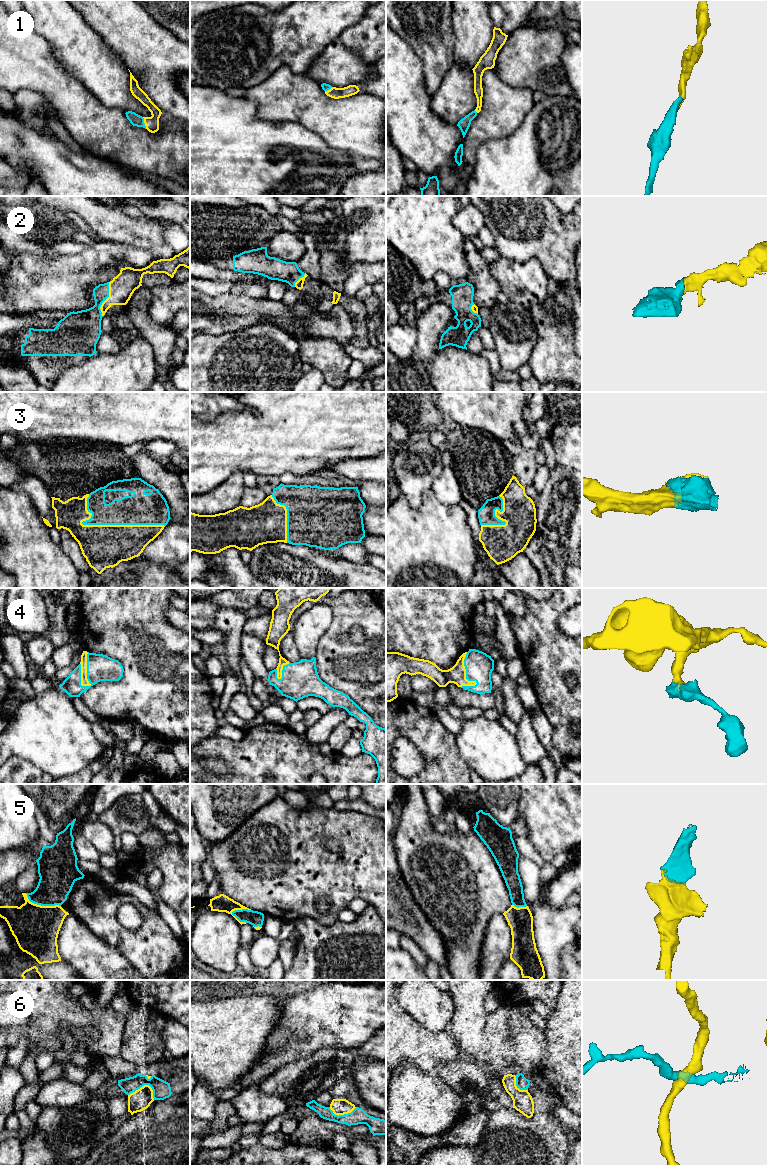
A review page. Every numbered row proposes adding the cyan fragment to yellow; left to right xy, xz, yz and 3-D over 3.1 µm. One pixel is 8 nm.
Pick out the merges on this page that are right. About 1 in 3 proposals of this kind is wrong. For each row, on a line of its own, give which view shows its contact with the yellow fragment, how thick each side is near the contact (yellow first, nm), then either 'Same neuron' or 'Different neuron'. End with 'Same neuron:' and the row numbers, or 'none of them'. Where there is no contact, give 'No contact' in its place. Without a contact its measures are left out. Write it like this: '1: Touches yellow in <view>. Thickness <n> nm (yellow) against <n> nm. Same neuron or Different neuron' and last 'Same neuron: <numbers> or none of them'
1: Touches yellow in xy. Thickness 110 nm (yellow) against 100 nm. Same neuron
2: Touches yellow in xy. Thickness 200 nm (yellow) against 220 nm. Same neuron
3: Touches yellow in xy. Thickness 340 nm (yellow) against 260 nm. Same neuron
4: Touches yellow in xy. Thickness 60 nm (yellow) against 220 nm. Same neuron
5: Touches yellow in xy. Thickness 360 nm (yellow) against 280 nm. Same neuron
6: Touches yellow in xy. Thickness 160 nm (yellow) against 140 nm. Different neuron
Same neuron: 1, 2, 3, 4, 5

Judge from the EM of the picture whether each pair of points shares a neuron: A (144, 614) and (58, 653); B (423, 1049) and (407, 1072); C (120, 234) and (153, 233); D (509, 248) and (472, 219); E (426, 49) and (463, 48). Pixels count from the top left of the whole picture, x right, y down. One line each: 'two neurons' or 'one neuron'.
A: two neurons
B: two neurons
C: one neuron
D: two neurons
E: two neurons

